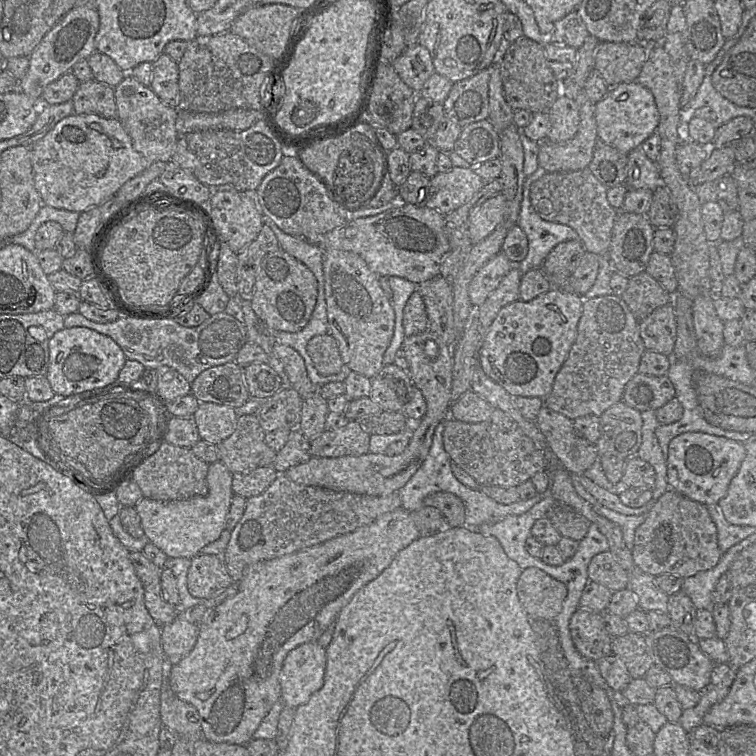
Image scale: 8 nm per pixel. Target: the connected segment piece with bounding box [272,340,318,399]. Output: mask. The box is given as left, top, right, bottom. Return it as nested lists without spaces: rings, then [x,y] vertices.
[[[274,340],[272,349],[284,366],[288,385],[294,388],[302,399],[312,396],[318,387],[310,381],[301,355],[292,347]]]

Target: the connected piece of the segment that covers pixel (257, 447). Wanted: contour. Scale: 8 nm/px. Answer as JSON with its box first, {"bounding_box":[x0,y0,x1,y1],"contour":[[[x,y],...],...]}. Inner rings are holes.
{"bounding_box":[217,414,276,473],"contour":[[[255,414],[238,415],[233,433],[217,444],[219,460],[232,473],[269,466],[276,452],[265,442],[265,431]]]}

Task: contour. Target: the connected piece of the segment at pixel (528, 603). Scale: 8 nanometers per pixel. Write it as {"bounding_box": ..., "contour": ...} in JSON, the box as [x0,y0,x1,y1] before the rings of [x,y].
{"bounding_box":[516,567,567,622],"contour":[[[536,567],[522,570],[516,590],[529,617],[548,622],[554,622],[567,596],[567,587],[563,582]]]}

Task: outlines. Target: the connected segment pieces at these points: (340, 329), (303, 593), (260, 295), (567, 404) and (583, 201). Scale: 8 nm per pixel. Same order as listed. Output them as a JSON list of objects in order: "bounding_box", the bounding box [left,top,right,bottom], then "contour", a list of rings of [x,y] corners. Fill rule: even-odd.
[{"bounding_box":[323,252,395,380],"contour":[[[323,252],[324,291],[329,333],[336,339],[346,369],[370,380],[384,366],[383,356],[393,336],[395,313],[378,283],[378,275],[356,253]]]},{"bounding_box":[168,506,446,745],"contour":[[[423,506],[414,511],[405,510],[402,507],[396,508],[379,516],[370,524],[361,526],[353,532],[336,536],[317,545],[307,547],[296,552],[286,554],[274,559],[262,560],[249,565],[238,582],[237,592],[223,600],[221,603],[211,608],[198,624],[198,637],[193,649],[176,664],[168,663],[168,679],[174,694],[182,701],[194,706],[200,716],[201,737],[213,743],[227,743],[236,745],[246,745],[253,739],[253,734],[261,724],[265,716],[270,712],[273,705],[281,701],[281,687],[279,675],[283,661],[292,649],[307,643],[317,642],[323,632],[333,627],[341,609],[349,603],[357,591],[368,582],[379,576],[386,569],[396,554],[407,547],[414,540],[433,535],[446,527],[446,520],[441,511],[433,506]]]},{"bounding_box":[250,249,317,332],"contour":[[[282,249],[268,253],[255,277],[250,305],[269,330],[297,332],[308,322],[317,300],[317,280],[303,263]]]},{"bounding_box":[544,294,645,420],"contour":[[[610,294],[584,299],[576,339],[555,377],[550,394],[544,398],[544,405],[571,420],[588,415],[600,417],[608,408],[622,401],[627,383],[639,372],[641,357],[645,351],[639,321],[621,297]]]},{"bounding_box":[531,168,618,256],"contour":[[[587,168],[571,172],[547,172],[531,185],[531,204],[542,219],[574,229],[586,251],[608,256],[618,211],[608,202],[607,189]]]}]

